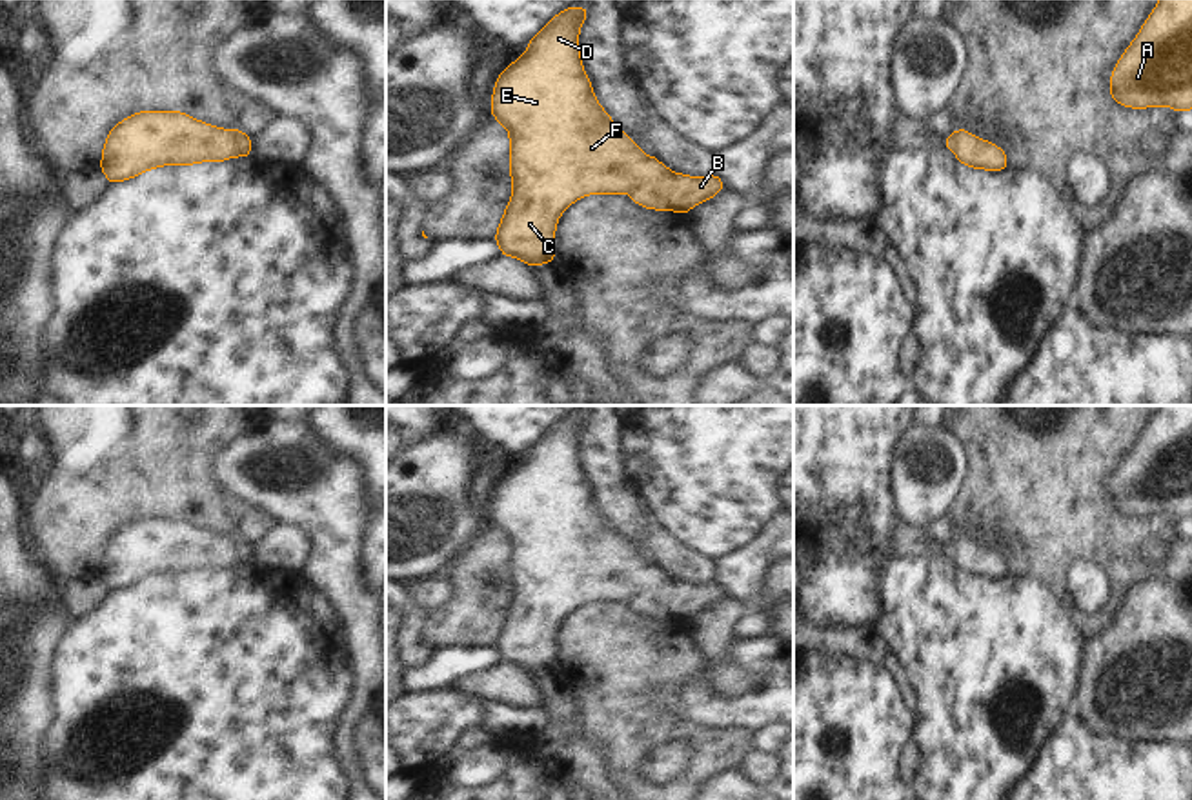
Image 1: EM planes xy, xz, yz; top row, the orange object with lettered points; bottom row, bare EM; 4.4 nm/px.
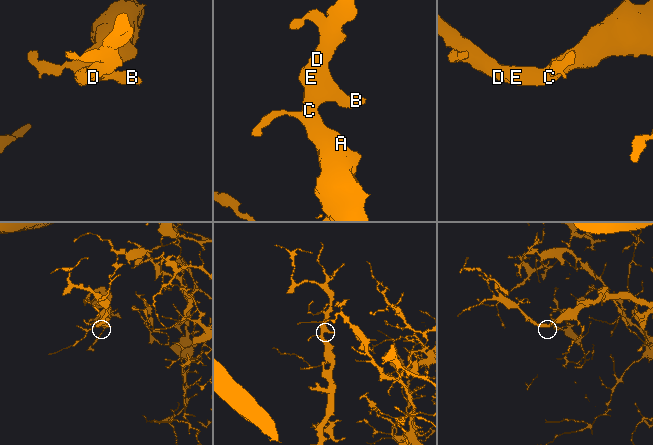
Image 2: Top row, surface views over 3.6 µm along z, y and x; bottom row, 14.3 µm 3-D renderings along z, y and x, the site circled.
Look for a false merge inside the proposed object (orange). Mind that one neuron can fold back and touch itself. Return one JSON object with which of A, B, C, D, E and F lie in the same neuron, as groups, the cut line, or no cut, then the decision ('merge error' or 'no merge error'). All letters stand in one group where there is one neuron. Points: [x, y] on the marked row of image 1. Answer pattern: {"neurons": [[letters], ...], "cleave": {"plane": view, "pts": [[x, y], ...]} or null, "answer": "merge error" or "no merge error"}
{"neurons": [["A", "B", "C", "D", "E", "F"]], "cleave": null, "answer": "no merge error"}

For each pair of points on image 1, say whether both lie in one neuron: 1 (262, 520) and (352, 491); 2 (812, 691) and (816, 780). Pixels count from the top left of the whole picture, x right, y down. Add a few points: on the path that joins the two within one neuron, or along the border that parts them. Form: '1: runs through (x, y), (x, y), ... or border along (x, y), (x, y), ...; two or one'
1: border along (242, 508), (261, 508), (277, 522); two
2: runs through (812, 713), (812, 759); one

